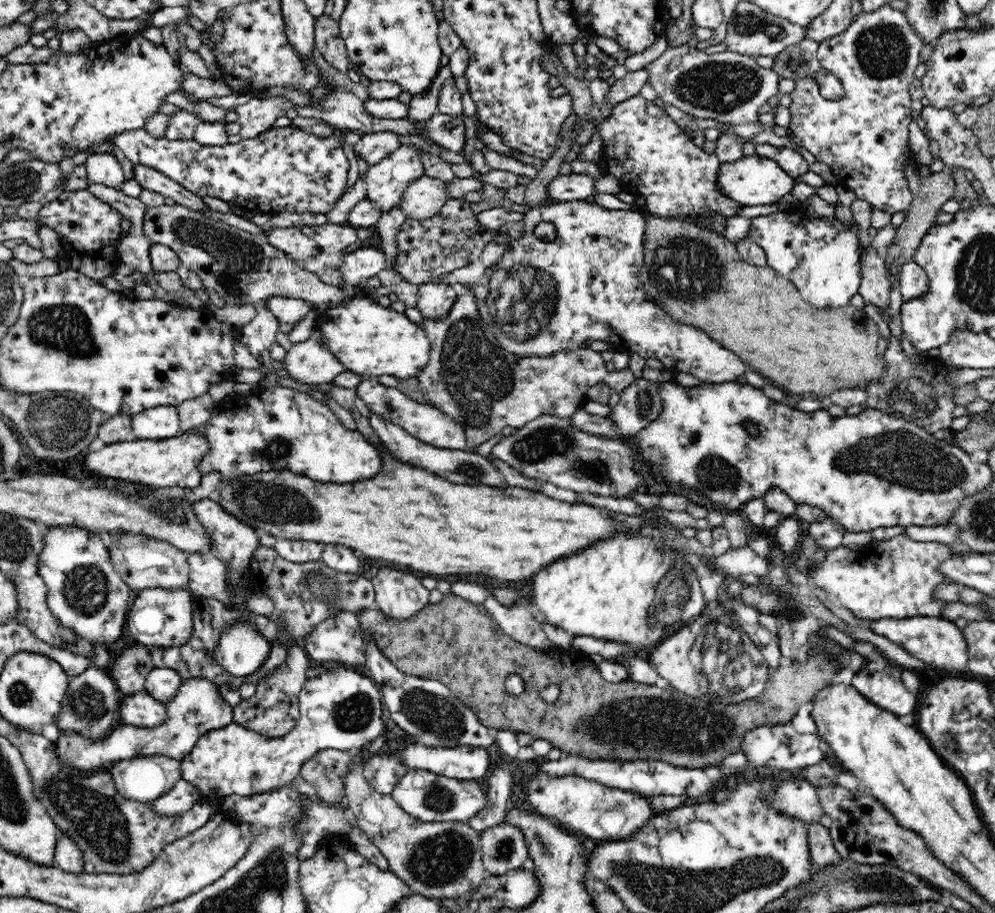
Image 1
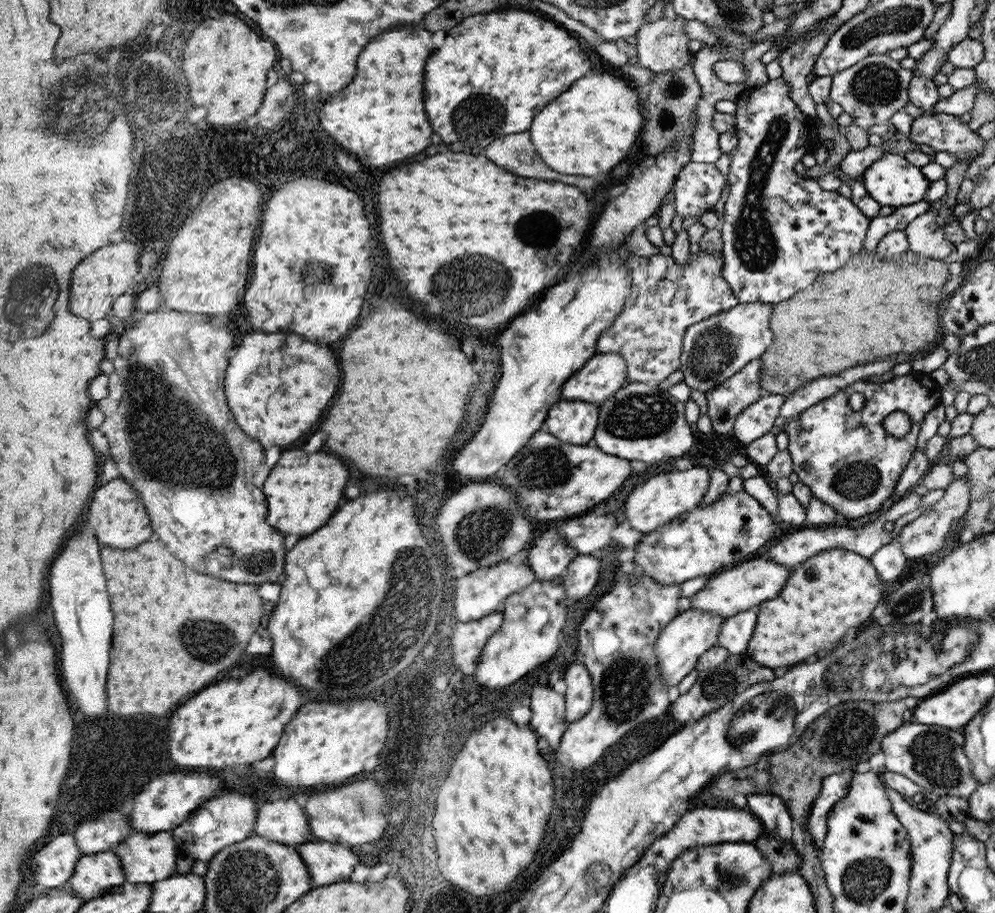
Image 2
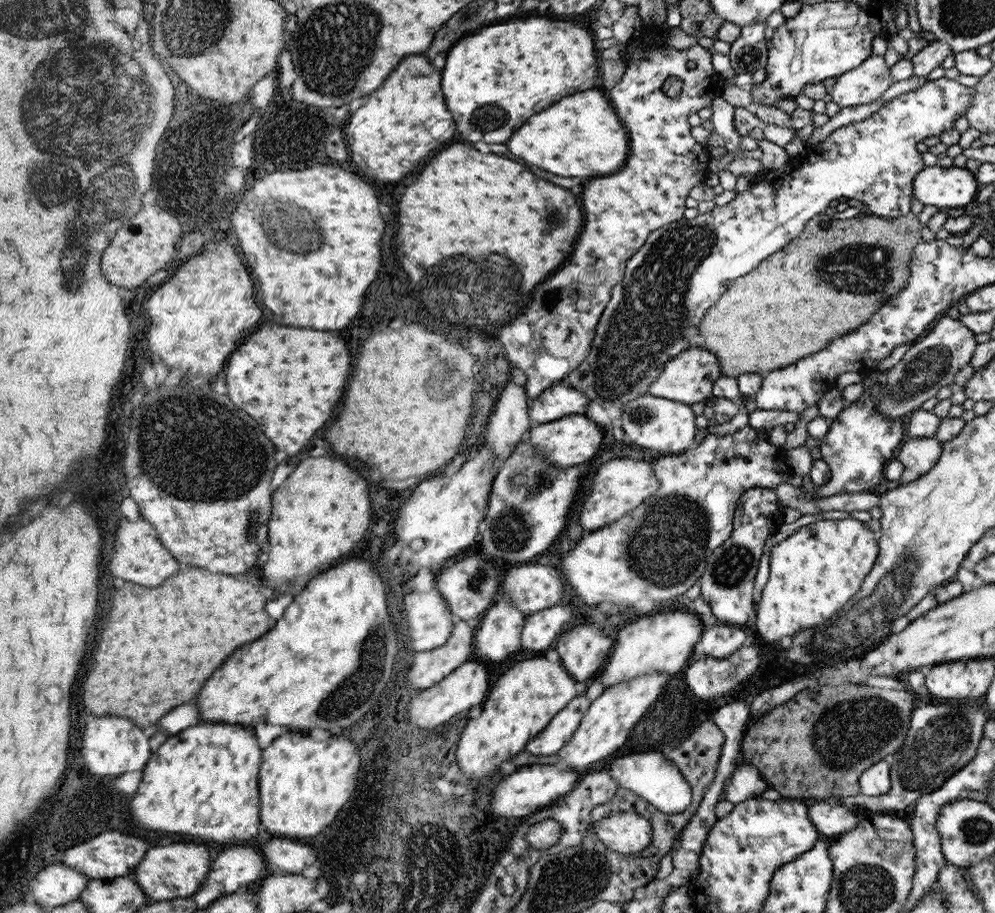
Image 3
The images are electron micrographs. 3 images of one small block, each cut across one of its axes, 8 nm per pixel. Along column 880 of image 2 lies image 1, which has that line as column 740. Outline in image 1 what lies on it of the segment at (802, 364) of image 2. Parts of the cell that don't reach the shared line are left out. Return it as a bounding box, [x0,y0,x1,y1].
[638,216,886,396]

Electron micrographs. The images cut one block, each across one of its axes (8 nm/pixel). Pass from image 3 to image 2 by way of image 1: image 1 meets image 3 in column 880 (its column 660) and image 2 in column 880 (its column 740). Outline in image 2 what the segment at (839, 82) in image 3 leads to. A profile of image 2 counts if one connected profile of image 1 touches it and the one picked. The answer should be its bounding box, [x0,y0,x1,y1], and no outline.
[831,54,913,130]

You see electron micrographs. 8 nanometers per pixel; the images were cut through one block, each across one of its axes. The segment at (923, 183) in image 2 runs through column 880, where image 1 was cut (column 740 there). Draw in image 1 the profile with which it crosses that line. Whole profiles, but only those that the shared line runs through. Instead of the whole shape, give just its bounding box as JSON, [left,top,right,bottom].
[718,154,796,206]

